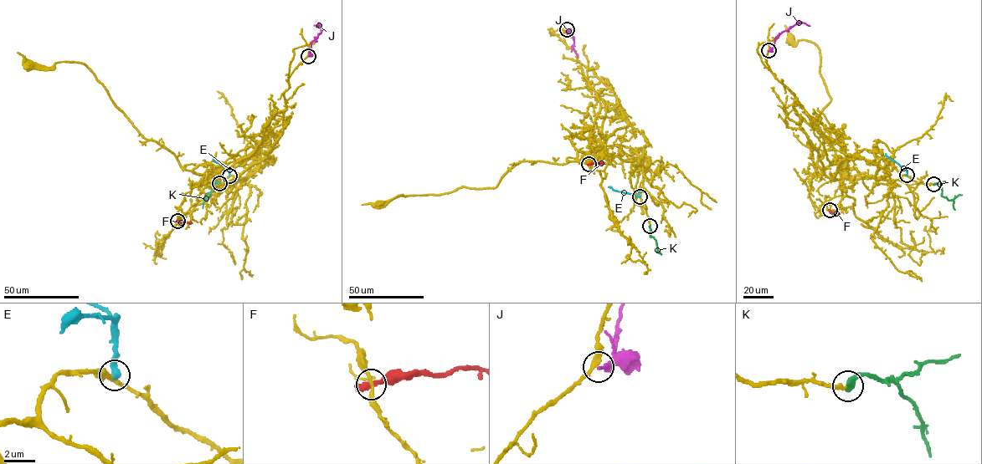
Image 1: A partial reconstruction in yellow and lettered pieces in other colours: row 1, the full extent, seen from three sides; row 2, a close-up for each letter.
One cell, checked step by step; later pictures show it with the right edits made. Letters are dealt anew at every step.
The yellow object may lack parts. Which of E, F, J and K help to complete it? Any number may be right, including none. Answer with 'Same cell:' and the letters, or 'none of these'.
Same cell: K

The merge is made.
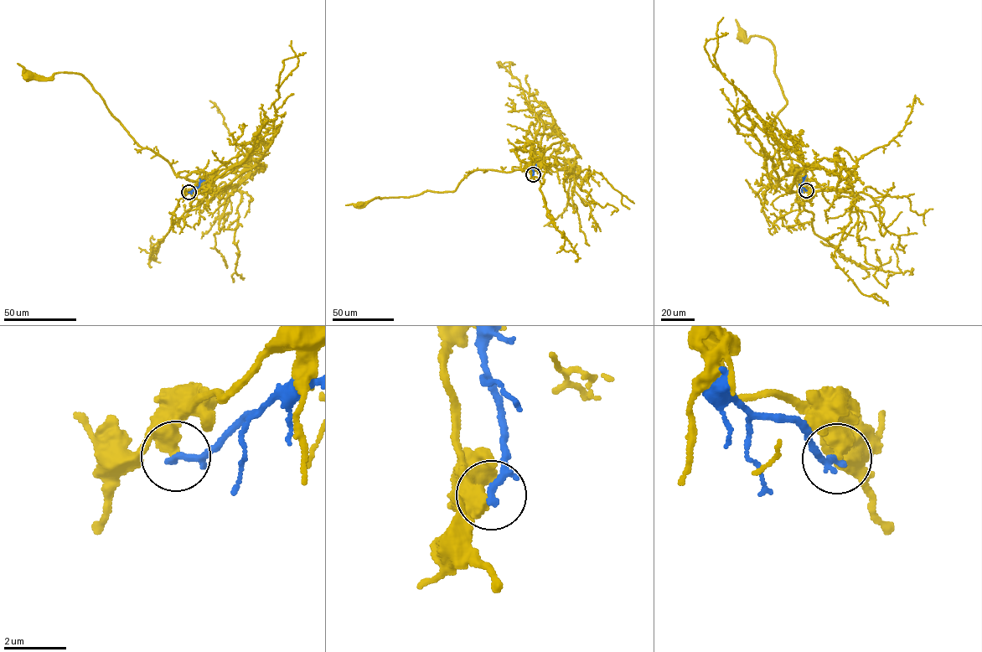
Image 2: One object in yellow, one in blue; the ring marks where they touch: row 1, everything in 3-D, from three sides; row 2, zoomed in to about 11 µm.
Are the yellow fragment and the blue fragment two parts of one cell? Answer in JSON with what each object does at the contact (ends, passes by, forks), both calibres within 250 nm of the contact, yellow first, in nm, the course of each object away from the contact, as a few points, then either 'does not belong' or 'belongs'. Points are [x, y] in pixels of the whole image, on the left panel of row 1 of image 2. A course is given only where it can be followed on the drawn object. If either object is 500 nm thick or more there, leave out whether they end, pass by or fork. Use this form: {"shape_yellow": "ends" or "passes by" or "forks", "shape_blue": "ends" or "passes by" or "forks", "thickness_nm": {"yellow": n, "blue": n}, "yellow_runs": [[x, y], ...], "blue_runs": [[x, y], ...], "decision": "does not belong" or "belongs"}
{"thickness_nm": {"yellow": 500, "blue": 260}, "yellow_runs": [[188, 192], [200, 183], [179, 177], [161, 157], [135, 142], [82, 75], [57, 72], [43, 78], [27, 75]], "blue_runs": [[188, 192], [204, 180]], "decision": "does not belong"}

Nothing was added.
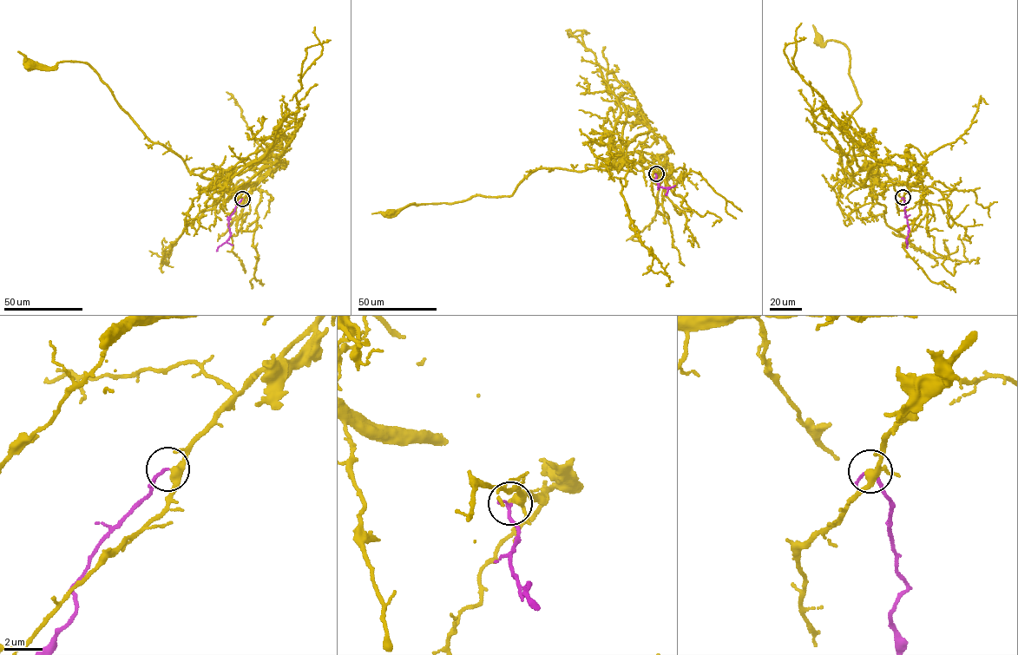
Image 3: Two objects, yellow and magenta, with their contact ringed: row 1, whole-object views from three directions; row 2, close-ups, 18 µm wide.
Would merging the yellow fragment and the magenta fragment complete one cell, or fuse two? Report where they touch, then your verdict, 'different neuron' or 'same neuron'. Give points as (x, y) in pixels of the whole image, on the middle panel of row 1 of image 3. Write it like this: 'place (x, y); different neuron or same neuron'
place (656, 173); same neuron

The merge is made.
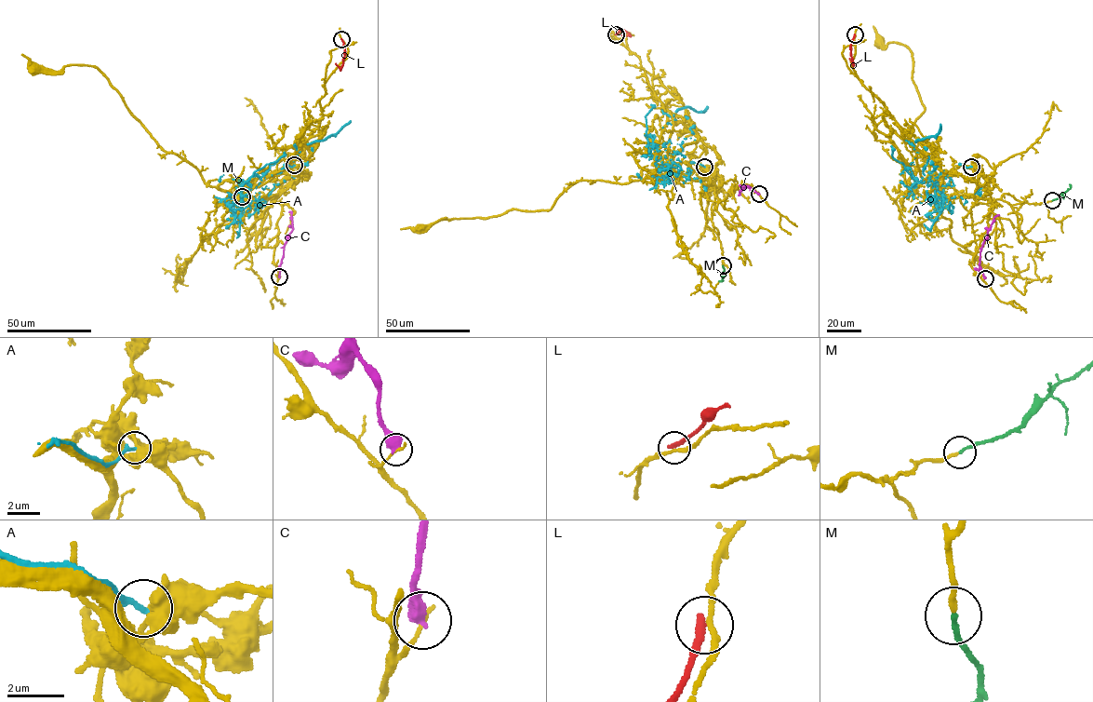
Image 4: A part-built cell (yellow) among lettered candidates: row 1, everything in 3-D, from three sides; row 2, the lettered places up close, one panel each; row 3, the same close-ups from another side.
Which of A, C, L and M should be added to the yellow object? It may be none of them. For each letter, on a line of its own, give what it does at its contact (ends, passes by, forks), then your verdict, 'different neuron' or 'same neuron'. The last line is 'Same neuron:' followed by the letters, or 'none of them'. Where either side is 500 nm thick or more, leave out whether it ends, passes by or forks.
A: it ends; different neuron
C: different neuron
L: it ends; different neuron
M: it ends; same neuron
Same neuron: M

